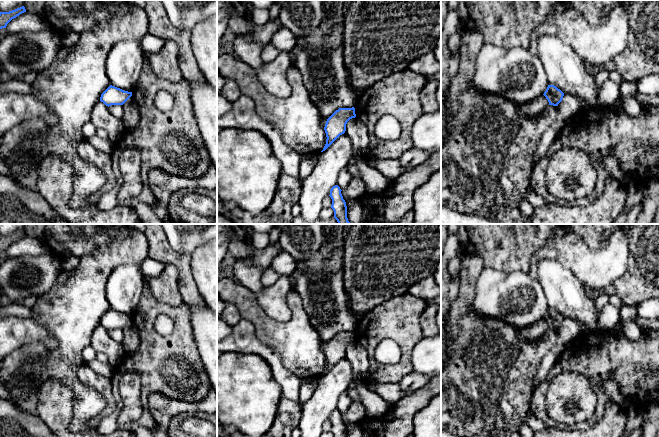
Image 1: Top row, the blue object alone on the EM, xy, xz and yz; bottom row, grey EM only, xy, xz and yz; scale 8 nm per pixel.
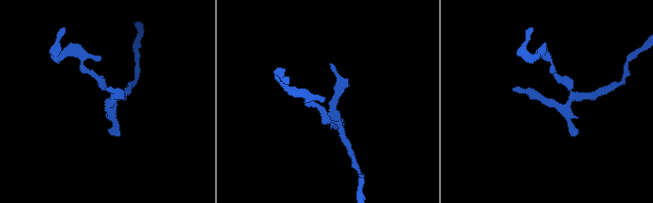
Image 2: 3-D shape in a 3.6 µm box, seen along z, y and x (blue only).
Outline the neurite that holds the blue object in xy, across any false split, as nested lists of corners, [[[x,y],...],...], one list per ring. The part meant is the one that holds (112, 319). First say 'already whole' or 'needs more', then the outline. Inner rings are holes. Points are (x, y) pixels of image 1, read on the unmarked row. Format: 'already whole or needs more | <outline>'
already whole | [[[110,309],[100,321],[100,325],[106,330],[123,329],[130,321],[132,316],[124,315],[120,312]]]

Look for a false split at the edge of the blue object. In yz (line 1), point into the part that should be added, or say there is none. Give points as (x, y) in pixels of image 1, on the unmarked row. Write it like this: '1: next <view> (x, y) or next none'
1: next none

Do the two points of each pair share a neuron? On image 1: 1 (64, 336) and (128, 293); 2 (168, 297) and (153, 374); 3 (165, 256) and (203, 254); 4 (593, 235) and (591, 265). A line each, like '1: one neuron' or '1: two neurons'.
1: two neurons
2: two neurons
3: two neurons
4: two neurons

